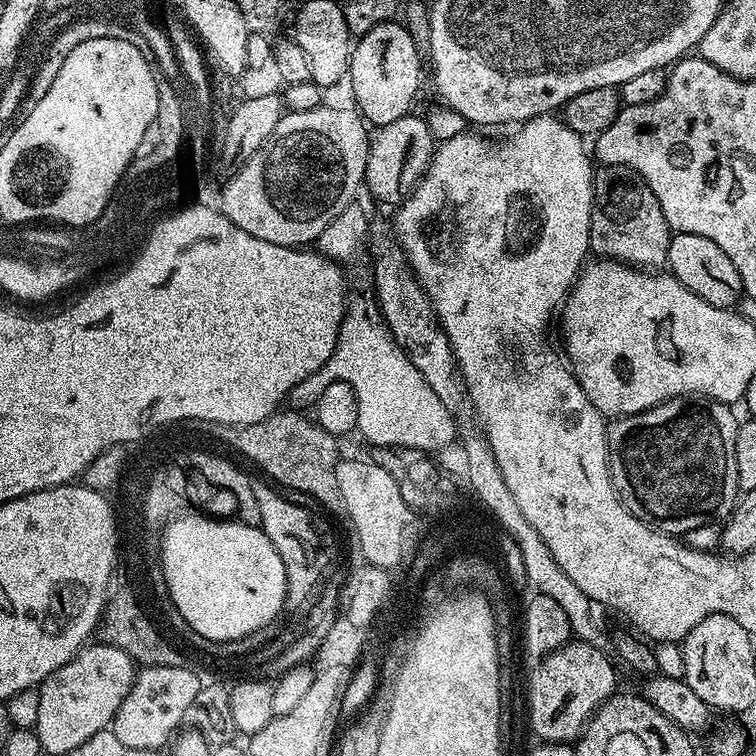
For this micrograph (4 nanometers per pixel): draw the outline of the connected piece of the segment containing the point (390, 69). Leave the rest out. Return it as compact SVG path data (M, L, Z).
M400 22L374 26L374 30L355 41L346 80L352 83L355 107L369 125L398 122L398 118L413 111L412 103L420 92L420 56L422 60L421 49Z

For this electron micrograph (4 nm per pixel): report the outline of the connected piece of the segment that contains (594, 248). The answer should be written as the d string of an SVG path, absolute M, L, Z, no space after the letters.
M610 164L601 167L595 173L592 185L592 217L590 218L588 247L597 257L616 260L619 264L631 264L633 268L660 270L667 265L668 247L673 235L672 229L669 228L662 214L662 206L658 206L658 198L654 198L654 190L646 186L646 182L633 168L627 168L621 164Z

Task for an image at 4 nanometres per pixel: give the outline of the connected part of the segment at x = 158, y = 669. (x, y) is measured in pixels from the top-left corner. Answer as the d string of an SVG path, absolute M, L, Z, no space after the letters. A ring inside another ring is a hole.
M150 665L137 671L136 680L130 686L130 694L126 694L122 706L118 706L116 717L110 725L110 731L116 735L118 742L122 742L122 746L155 753L177 735L181 727L179 724L185 723L190 706L198 698L202 687L202 680L189 668L178 665Z

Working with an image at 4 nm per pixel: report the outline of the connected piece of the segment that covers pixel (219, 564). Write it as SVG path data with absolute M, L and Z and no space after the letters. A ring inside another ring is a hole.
M181 514L165 526L164 549L160 551L165 586L174 606L193 633L205 640L233 641L251 637L251 632L264 628L276 615L285 611L288 579L286 566L260 527L240 523L239 519L215 520L203 514Z

